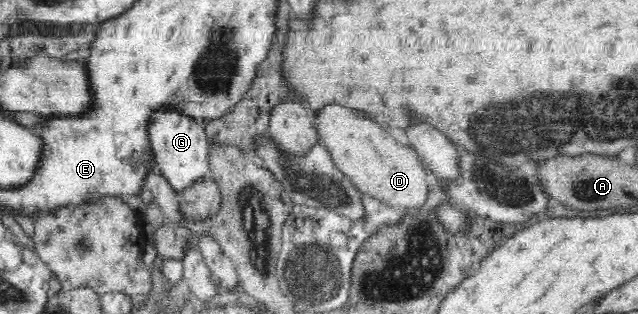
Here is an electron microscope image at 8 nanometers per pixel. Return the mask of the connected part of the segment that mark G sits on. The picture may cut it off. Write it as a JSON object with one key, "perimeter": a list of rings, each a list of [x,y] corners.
{"perimeter":[[[162,106],[148,116],[147,134],[157,169],[168,178],[178,193],[202,176],[207,176],[210,153],[208,136],[200,121],[184,112],[178,112],[174,106]]]}

